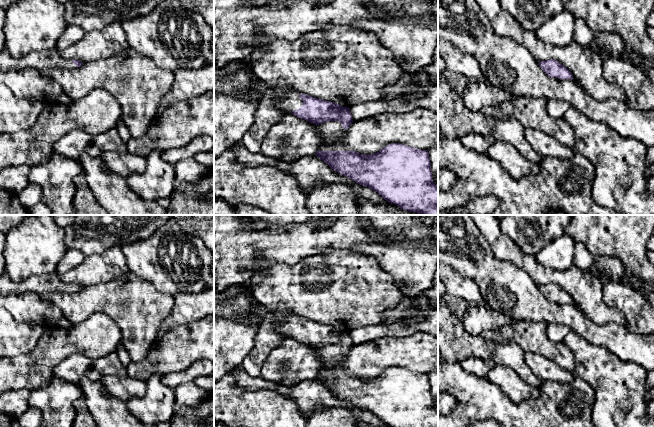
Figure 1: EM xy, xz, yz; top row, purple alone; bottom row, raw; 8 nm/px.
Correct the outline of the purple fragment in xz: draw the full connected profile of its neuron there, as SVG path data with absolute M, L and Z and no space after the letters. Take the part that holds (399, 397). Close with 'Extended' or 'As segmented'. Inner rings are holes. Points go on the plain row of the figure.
M214 283L215 317L237 319L242 322L256 317L260 320L260 324L271 320L284 336L292 337L300 343L315 348L321 360L320 370L315 379L334 395L352 403L359 409L371 412L389 427L438 427L438 410L432 403L431 386L427 374L392 367L371 379L351 375L341 367L341 362L353 346L350 332L300 318L293 313L288 313L285 319L279 320L262 304L252 303L243 291L227 301L219 300L221 294L222 292L216 290Z. Extended

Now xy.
M6 272L0 276L0 294L36 293L43 296L45 293L62 292L72 294L82 289L82 286L64 283L56 272L33 275L20 282L14 282Z. Extended

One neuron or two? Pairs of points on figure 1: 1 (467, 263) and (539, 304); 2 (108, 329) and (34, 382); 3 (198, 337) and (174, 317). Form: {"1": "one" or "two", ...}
{"1": "one", "2": "one", "3": "two"}

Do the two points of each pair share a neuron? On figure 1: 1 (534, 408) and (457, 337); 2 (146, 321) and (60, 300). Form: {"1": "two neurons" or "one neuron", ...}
{"1": "two neurons", "2": "one neuron"}

